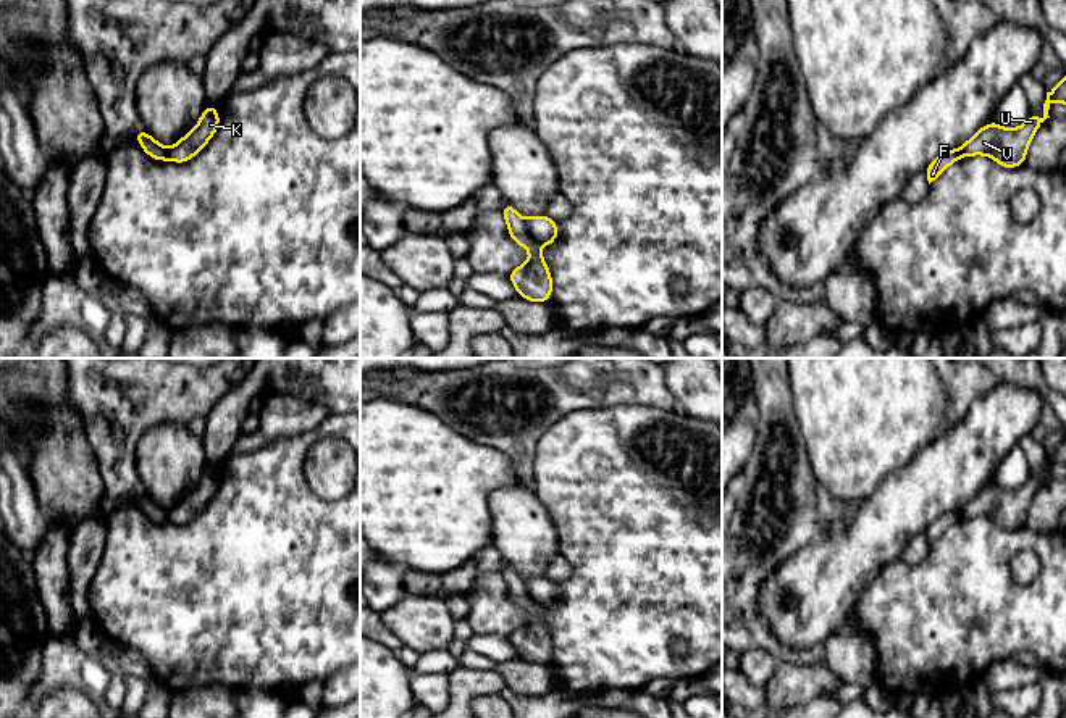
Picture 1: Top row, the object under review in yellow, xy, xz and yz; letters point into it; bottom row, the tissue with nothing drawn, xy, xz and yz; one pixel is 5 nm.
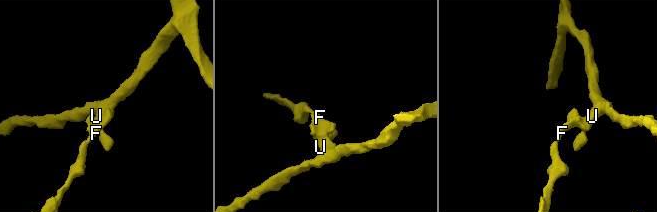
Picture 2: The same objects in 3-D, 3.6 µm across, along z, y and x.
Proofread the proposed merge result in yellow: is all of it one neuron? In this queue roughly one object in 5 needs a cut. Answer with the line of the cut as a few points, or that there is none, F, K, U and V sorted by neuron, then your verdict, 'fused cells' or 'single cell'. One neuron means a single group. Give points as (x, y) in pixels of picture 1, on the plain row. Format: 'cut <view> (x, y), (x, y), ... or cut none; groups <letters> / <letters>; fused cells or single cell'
cut xz (524, 583), (528, 596), (537, 604); groups F K / U V; fused cells

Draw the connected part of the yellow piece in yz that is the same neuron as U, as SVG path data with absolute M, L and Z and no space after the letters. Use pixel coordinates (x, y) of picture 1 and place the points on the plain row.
M1066 437L1053 452L1047 453L1042 479L1030 474L1026 484L1018 490L1001 489L995 482L990 482L961 507L961 520L971 516L988 516L1003 529L1021 528L1026 523L1027 510L1035 492L1047 479L1050 479L1050 465L1055 461L1066 465Z

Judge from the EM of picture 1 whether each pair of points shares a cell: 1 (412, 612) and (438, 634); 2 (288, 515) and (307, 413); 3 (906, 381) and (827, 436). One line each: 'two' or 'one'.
1: one
2: two
3: one

